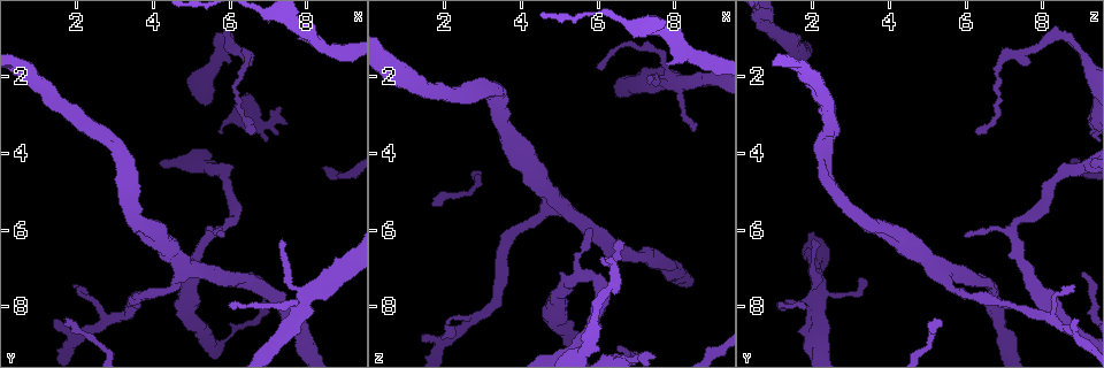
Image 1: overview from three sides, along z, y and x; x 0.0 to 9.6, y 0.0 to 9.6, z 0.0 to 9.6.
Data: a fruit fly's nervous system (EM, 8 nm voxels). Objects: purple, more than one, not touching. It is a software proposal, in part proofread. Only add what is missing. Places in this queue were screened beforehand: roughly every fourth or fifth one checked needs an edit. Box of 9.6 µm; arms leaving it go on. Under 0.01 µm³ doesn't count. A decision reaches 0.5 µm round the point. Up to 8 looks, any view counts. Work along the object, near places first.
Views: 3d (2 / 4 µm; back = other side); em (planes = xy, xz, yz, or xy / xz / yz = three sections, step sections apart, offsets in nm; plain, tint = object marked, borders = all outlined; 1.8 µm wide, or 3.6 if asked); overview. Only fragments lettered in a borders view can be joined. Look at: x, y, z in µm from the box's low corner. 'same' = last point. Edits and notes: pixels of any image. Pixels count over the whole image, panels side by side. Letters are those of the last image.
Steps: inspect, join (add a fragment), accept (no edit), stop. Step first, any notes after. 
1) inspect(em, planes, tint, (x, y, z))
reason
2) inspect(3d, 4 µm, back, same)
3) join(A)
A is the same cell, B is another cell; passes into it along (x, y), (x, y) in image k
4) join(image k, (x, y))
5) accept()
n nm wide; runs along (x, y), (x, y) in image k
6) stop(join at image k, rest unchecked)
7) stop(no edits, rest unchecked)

inspect(3d, 4 µm, (1.95, 7.45, 8.90))
tapers out

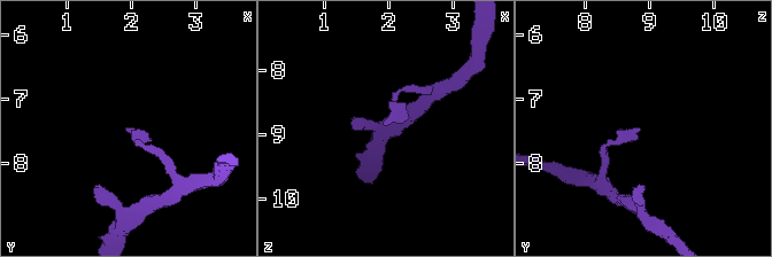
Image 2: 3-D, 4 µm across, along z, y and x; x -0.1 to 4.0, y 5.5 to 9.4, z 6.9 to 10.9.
inspect(em, planes, borders, (1.95, 7.50, 8.80))
shape alone is not enough

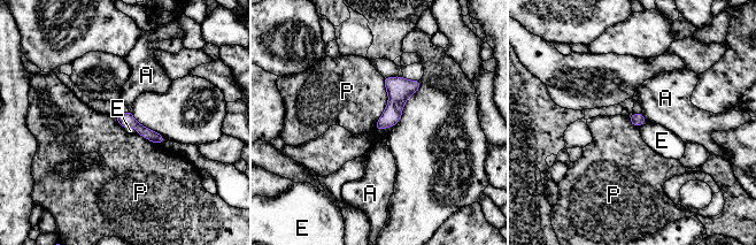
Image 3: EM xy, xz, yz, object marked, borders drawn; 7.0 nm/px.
accept()
A, E and P are other cells; runs along (120, 119), (160, 138) in image 3; no lettered fragment goes on from it

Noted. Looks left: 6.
inspect(3d, 4 µm, (6.55, 3.45, 6.30))
tapers out

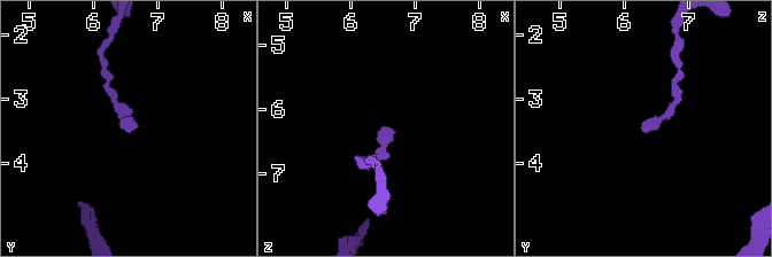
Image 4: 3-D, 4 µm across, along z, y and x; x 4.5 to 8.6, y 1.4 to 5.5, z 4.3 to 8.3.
inspect(em, xz, step 16, borders, (6.60, 3.45, 6.25))

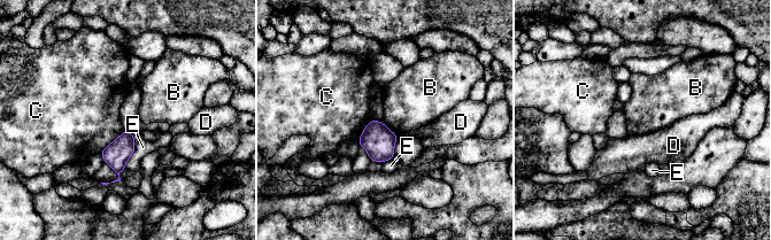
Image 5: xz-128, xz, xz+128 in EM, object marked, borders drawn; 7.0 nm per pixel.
inspect(em, planes, borders, same)

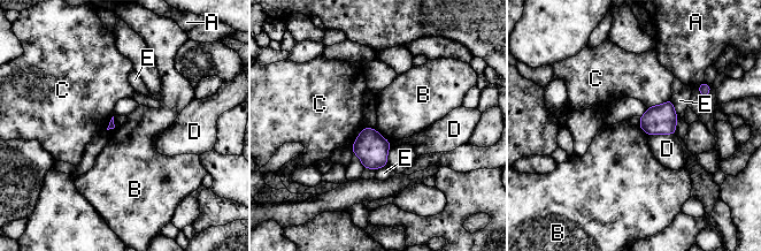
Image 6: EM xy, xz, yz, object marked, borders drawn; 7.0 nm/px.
accept()
A, B, C, D and E are other cells; border along (376, 129), (389, 142) in image 6; none of them fits

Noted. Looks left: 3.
inspect(3d, 2 µm, (6.10, 8.00, 1.85))
thin end

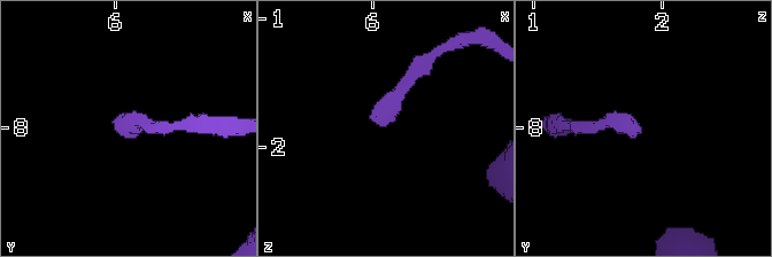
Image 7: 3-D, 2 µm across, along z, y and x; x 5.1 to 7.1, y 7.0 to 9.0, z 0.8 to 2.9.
inspect(em, planes, borders, (6.08, 8.00, 1.86))
now the EM

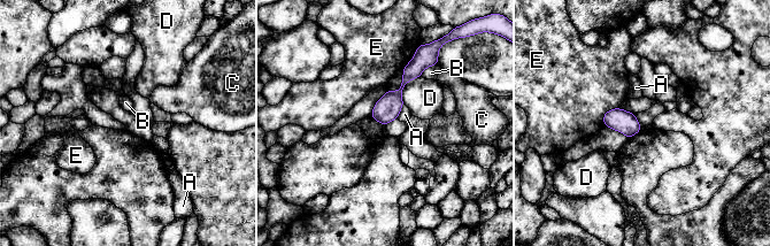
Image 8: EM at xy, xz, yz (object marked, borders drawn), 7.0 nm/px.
accept()
150 nm wide; A, B, C, D and E are other cells; none of them fits

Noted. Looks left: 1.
stop(no edits, rest unchecked)

